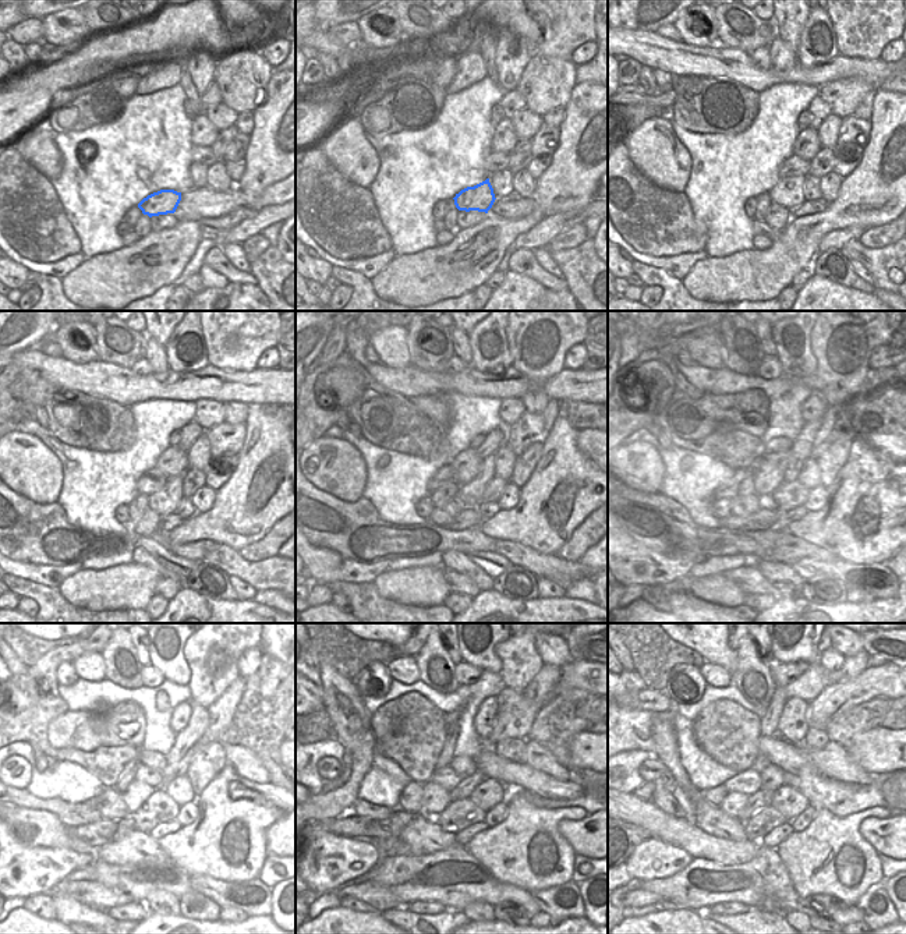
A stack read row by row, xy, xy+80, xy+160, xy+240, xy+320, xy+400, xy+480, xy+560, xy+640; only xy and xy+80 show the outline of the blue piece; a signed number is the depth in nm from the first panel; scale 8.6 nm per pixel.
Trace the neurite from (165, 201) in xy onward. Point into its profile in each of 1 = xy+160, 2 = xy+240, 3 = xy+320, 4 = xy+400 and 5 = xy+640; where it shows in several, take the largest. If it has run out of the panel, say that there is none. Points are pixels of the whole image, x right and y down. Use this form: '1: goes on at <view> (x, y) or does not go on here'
1: goes on at xy+160 (789, 193)
2: goes on at xy+240 (165, 501)
3: goes on at xy+320 (470, 494)
4: goes on at xy+400 (803, 443)
5: goes on at xy+640 (891, 680)

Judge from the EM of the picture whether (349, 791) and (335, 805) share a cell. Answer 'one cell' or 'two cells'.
one cell

